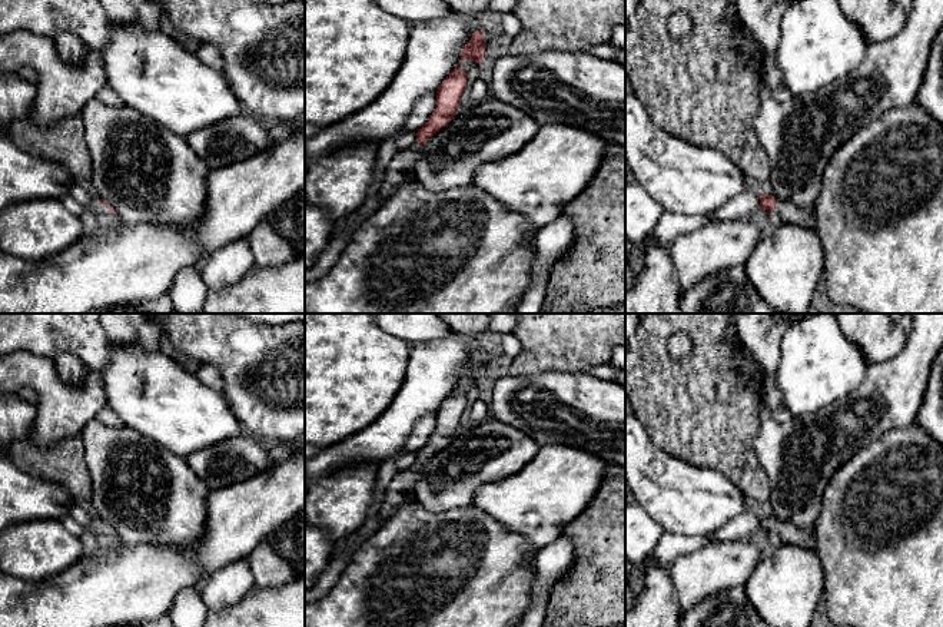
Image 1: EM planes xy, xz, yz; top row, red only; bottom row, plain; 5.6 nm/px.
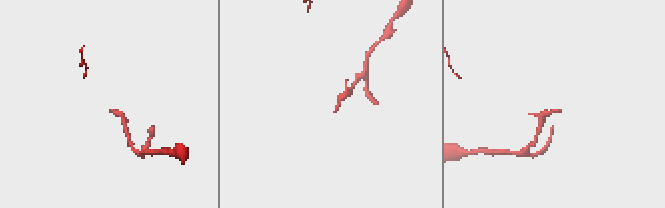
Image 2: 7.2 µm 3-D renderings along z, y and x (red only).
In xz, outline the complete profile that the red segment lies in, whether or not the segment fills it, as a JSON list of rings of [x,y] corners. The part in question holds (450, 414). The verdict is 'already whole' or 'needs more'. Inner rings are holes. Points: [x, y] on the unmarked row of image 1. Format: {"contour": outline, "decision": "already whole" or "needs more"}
{"contour": [[[479,351],[479,352],[475,352],[471,358],[471,361],[464,366],[462,372],[461,372],[461,379],[458,382],[458,385],[455,387],[455,389],[451,392],[451,395],[442,401],[441,407],[438,408],[436,411],[436,427],[431,435],[431,438],[428,439],[428,442],[416,452],[416,462],[409,467],[408,470],[405,471],[401,471],[398,472],[392,481],[389,482],[389,485],[386,487],[385,490],[385,494],[383,494],[383,502],[382,502],[382,507],[379,510],[379,520],[381,520],[381,525],[379,528],[383,525],[383,522],[394,514],[394,511],[398,508],[398,507],[402,507],[405,504],[409,504],[409,502],[414,502],[414,487],[415,484],[418,482],[419,480],[419,475],[421,475],[421,470],[422,467],[436,454],[439,452],[442,448],[445,448],[452,439],[454,437],[456,435],[456,428],[459,425],[459,422],[462,421],[462,414],[465,411],[465,407],[466,407],[466,392],[469,391],[465,389],[465,391],[458,391],[456,388],[464,382],[464,381],[475,381],[477,384],[482,384],[484,382],[484,372],[485,372],[485,368],[487,368],[487,364],[484,362],[484,351]]], "decision": "needs more"}

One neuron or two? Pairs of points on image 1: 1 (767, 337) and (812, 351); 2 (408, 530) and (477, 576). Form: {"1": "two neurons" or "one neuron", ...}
{"1": "two neurons", "2": "one neuron"}

